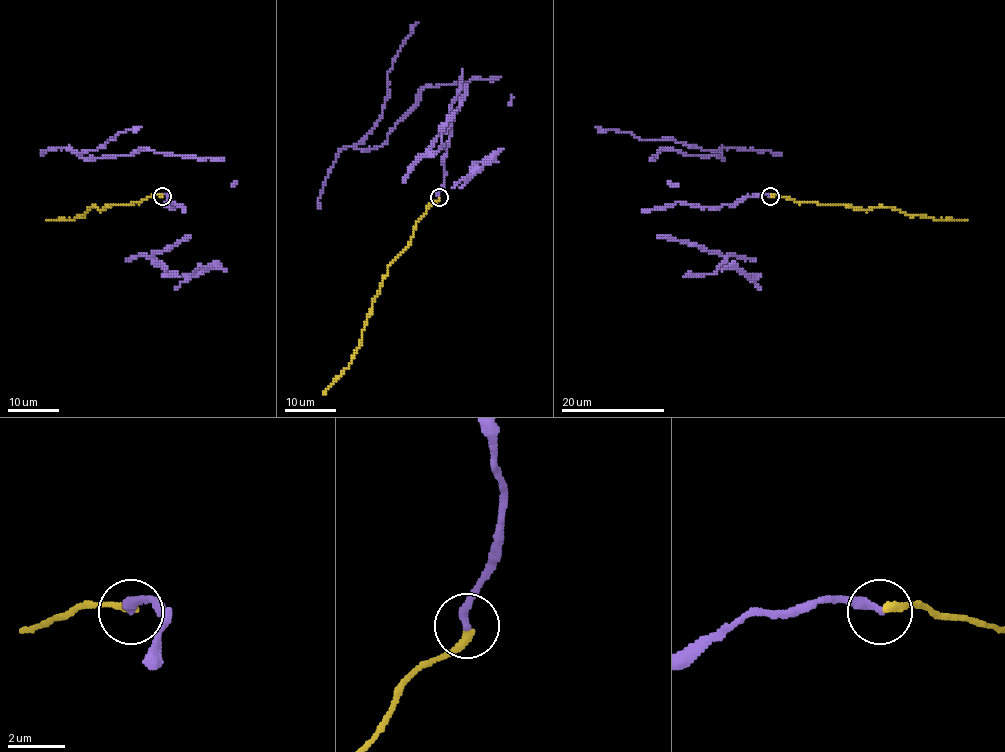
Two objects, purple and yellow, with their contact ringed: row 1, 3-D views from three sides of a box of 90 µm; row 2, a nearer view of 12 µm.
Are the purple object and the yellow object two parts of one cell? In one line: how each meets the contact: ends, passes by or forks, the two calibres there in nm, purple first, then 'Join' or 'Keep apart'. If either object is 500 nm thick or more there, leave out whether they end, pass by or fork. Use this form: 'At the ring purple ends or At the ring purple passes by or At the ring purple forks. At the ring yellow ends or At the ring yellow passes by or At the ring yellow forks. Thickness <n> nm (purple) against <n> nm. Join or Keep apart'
At the ring purple ends. At the ring yellow ends. Thickness 320 nm (purple) against 320 nm. Keep apart

